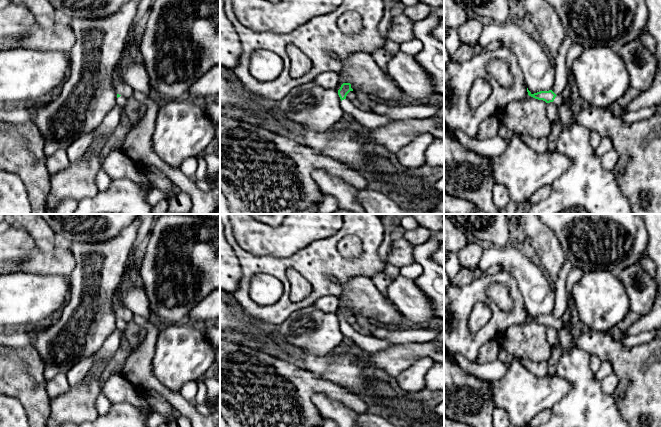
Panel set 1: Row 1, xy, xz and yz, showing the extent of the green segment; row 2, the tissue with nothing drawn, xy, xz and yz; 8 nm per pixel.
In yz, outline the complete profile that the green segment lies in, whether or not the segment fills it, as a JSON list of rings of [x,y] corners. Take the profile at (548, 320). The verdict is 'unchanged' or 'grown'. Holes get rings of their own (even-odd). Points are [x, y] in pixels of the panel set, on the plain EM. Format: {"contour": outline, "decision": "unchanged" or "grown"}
{"contour": [[[527,312],[527,316],[528,316],[529,320],[531,320],[535,323],[538,323],[538,324],[543,324],[546,327],[553,326],[558,330],[563,328],[562,322],[559,319],[556,319],[552,314],[540,315],[540,316],[532,318]]], "decision": "grown"}

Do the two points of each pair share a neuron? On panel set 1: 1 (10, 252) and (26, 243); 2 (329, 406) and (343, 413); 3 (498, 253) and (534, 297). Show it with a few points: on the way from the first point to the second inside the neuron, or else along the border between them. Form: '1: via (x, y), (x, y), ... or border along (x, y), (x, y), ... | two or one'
1: via (14, 248), (17, 245), (22, 245) | one
2: via (332, 409), (340, 413) | one
3: via (510, 262), (533, 285) | one

